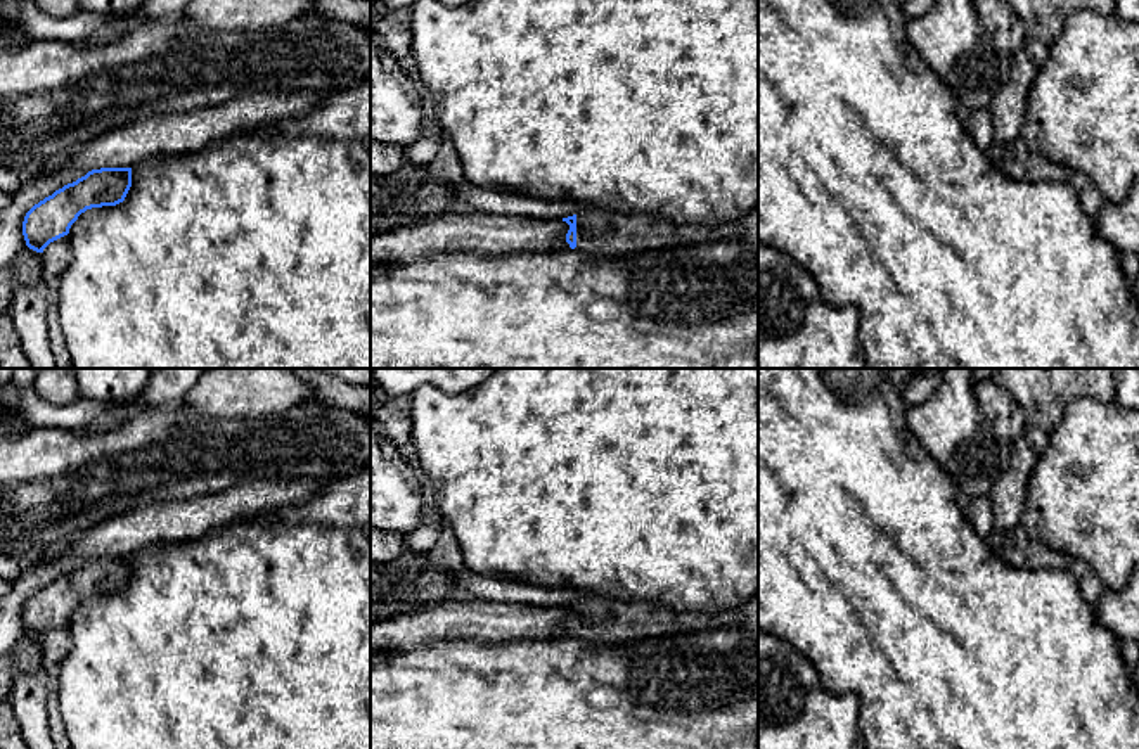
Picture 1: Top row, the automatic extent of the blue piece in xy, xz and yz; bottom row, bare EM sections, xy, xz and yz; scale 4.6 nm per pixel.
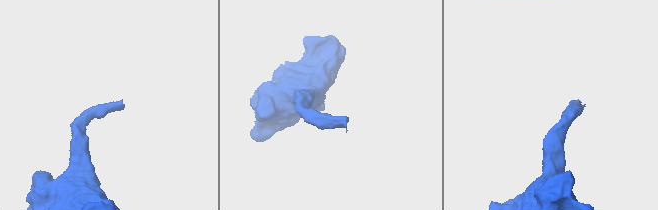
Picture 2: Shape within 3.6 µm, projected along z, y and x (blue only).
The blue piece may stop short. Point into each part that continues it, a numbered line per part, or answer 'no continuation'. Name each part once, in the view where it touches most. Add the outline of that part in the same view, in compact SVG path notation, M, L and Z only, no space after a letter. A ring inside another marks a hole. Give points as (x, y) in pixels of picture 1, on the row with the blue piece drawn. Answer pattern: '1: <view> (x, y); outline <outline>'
1: xz (604, 234); outline M589 208L576 213L576 251L599 258L623 258L646 249L666 249L722 240L739 234L741 220L710 227L677 225L647 214L621 214Z

